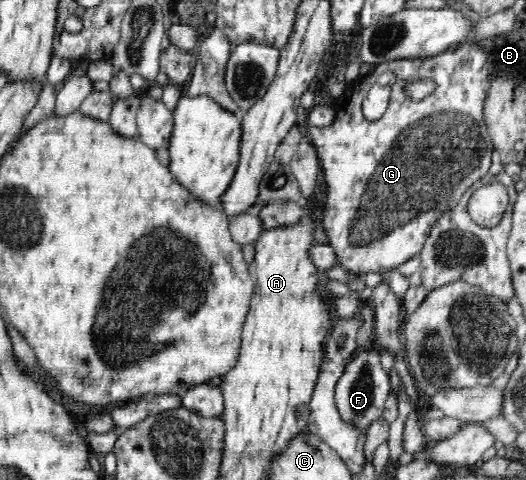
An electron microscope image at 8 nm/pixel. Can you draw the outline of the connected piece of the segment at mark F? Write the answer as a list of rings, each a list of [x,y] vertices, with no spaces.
[[[366,346],[359,348],[354,354],[353,360],[346,366],[346,372],[335,384],[335,402],[342,418],[347,422],[357,423],[361,428],[368,430],[368,426],[381,418],[385,400],[391,390],[391,380],[383,369],[380,354],[376,348]]]

